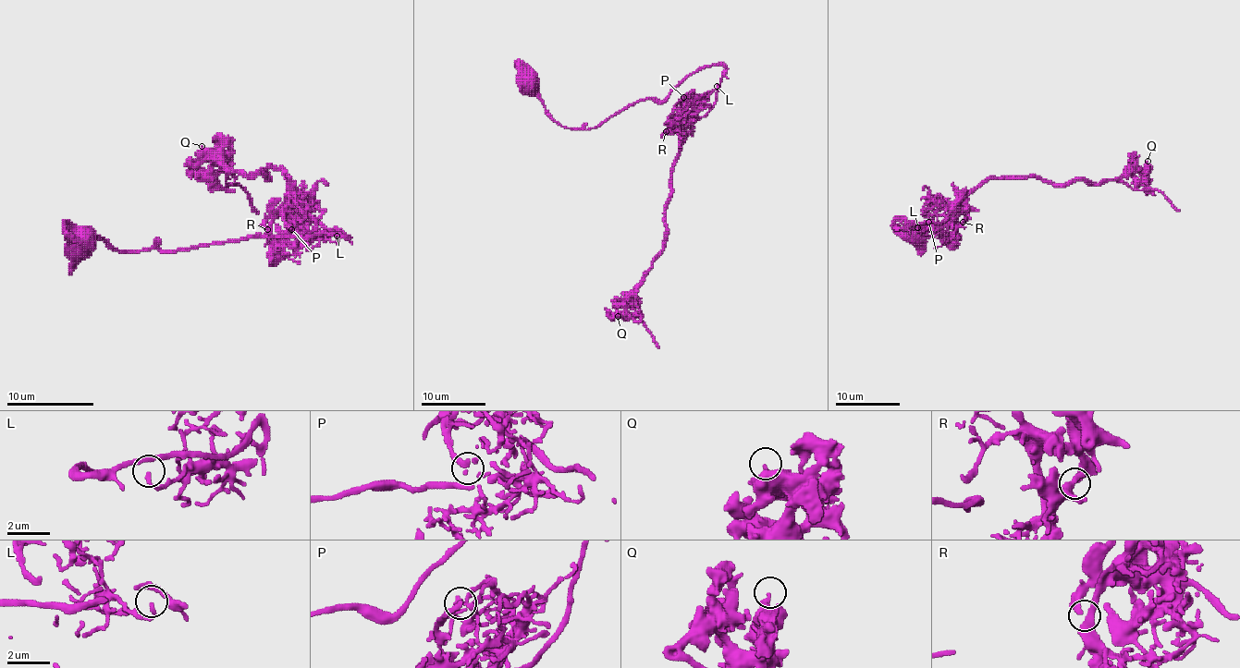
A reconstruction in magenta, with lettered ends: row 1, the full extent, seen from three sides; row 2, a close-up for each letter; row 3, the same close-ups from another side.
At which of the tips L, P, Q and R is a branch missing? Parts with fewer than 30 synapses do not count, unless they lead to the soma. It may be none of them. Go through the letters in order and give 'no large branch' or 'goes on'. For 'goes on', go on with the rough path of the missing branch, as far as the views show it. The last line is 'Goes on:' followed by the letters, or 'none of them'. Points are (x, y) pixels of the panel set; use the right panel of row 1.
L: no large branch
P: no large branch
Q: no large branch
R: no large branch
Goes on: none of them

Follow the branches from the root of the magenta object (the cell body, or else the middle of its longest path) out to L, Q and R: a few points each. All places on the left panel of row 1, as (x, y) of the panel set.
L: (78, 242), (189, 250), (241, 237), (348, 236), (313, 218), (306, 231), (332, 242), (337, 236)
Q: (78, 242), (189, 250), (241, 237), (348, 236), (314, 220), (280, 170), (214, 170), (202, 146)
R: (78, 242), (106, 239), (119, 250), (189, 250), (241, 237), (348, 236), (311, 215), (271, 215), (267, 229)

